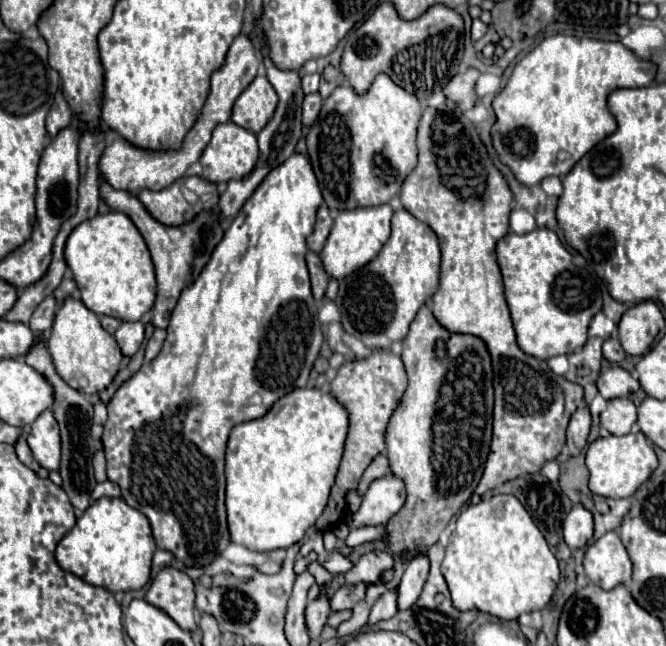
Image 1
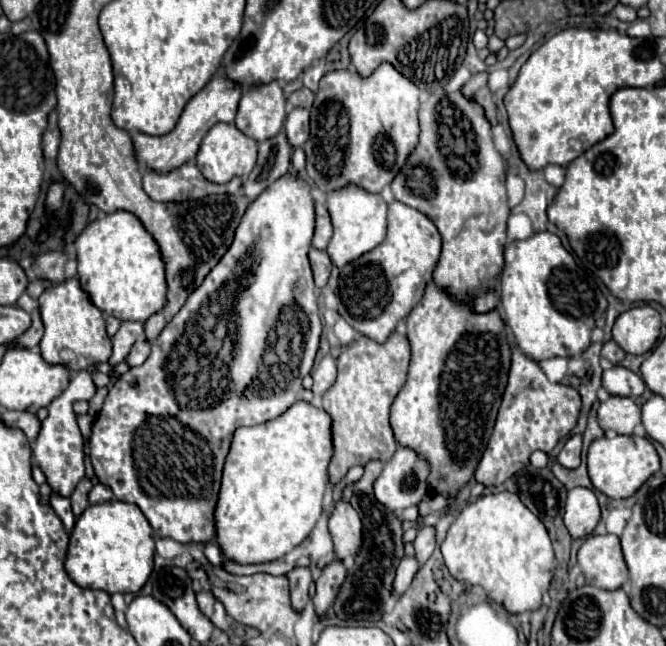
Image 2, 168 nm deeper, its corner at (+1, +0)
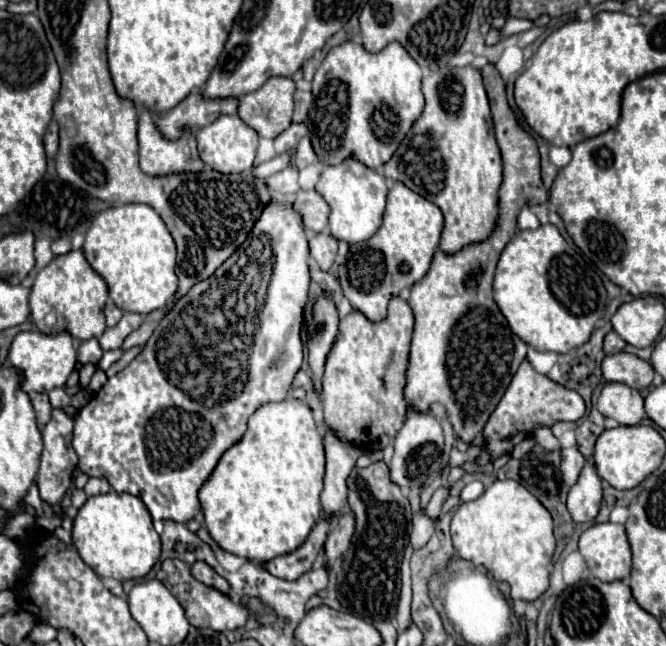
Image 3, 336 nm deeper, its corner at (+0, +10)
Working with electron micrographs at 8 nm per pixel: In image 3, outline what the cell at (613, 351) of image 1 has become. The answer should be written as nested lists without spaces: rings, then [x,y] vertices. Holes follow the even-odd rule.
[[[614,330],[606,334],[606,338],[604,338],[604,352],[606,352],[606,354],[622,352],[622,350],[624,350],[624,346],[626,346],[626,342],[624,342],[624,340],[614,332]]]

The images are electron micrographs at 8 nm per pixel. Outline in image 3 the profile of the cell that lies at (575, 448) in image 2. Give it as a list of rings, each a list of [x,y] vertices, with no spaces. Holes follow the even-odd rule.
[[[570,446],[570,448],[562,448],[562,476],[564,476],[564,482],[568,486],[572,486],[576,480],[578,480],[578,474],[580,470],[584,468],[584,456],[580,454],[578,446]]]

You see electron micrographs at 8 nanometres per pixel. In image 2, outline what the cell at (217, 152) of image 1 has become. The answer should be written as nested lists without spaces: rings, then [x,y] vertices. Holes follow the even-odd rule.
[[[215,124],[203,138],[197,152],[197,168],[201,174],[217,184],[227,184],[235,176],[247,176],[257,162],[257,142],[245,136],[235,124]]]

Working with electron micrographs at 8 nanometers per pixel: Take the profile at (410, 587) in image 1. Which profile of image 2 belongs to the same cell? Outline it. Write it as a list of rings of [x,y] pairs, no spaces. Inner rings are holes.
[[[421,526],[417,538],[415,538],[415,556],[423,564],[435,548],[435,526]]]

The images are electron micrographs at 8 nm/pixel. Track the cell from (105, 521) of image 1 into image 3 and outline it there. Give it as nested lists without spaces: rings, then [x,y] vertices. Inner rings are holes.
[[[114,490],[90,496],[78,510],[72,528],[72,544],[100,578],[114,578],[120,582],[144,578],[160,558],[160,536],[152,526],[152,516],[144,502],[132,494],[118,494]]]

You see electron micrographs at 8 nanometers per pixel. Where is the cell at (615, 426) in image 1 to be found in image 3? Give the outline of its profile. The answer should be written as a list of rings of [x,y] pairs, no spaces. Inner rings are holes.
[[[608,382],[598,398],[598,410],[620,424],[638,424],[644,418],[644,398],[626,384]]]

